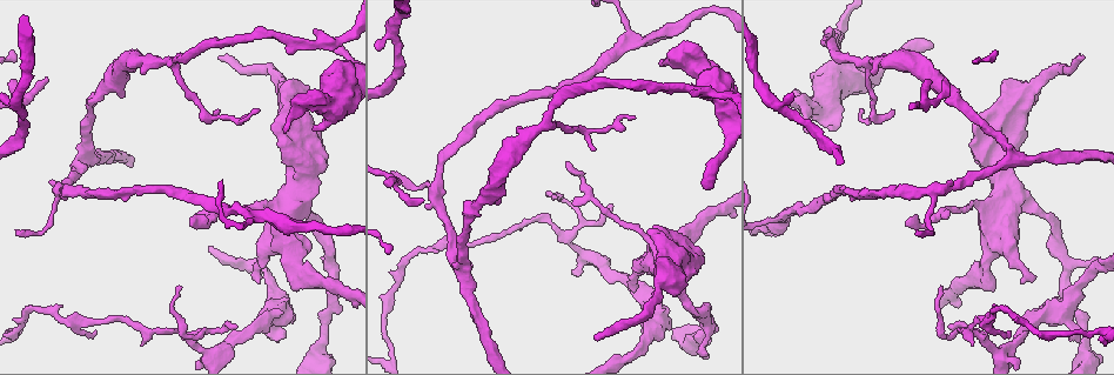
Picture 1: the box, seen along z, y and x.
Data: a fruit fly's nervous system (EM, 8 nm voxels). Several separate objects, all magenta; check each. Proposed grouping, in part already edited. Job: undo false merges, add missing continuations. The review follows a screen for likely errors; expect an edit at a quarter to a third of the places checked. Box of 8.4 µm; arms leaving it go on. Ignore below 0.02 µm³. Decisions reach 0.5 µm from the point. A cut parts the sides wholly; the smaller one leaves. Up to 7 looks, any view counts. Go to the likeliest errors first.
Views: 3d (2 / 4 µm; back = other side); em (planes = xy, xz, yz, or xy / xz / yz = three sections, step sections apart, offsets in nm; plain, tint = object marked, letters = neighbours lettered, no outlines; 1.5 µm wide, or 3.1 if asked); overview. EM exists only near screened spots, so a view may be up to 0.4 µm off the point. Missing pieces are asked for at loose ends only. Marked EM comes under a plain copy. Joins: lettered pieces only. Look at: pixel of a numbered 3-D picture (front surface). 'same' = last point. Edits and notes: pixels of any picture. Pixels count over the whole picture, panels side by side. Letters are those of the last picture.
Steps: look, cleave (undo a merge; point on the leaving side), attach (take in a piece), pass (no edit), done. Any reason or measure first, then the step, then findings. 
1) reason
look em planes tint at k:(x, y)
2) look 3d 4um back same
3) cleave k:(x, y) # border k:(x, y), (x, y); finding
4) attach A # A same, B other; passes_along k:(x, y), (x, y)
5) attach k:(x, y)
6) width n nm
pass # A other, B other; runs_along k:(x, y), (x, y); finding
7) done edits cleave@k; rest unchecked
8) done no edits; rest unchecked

free end
look em planes tint at 1:(1082, 58)

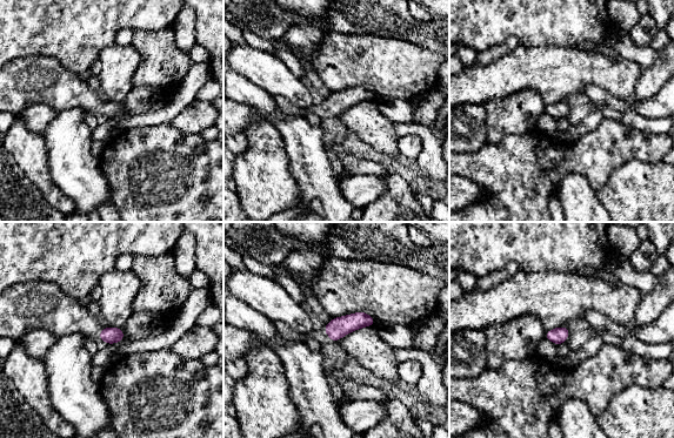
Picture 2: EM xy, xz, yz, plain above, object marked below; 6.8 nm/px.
what lies round it
look em planes letters same

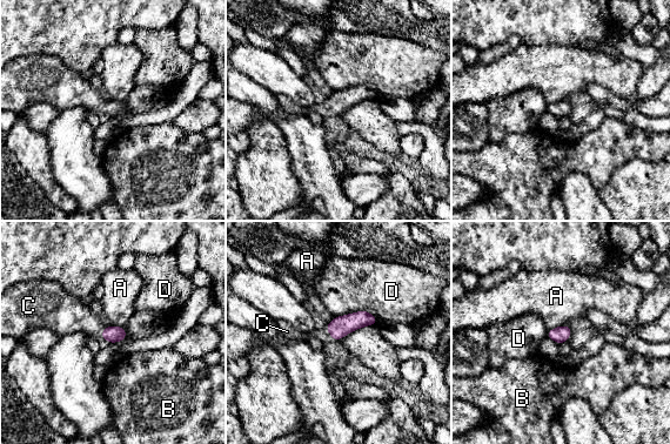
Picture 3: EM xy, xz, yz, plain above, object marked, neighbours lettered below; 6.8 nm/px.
attach 3:(292, 334) # A other, B other, C same, D other; passes_along 3:(341, 325), (328, 332), (292, 334); it goes on there

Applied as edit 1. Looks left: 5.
look overview

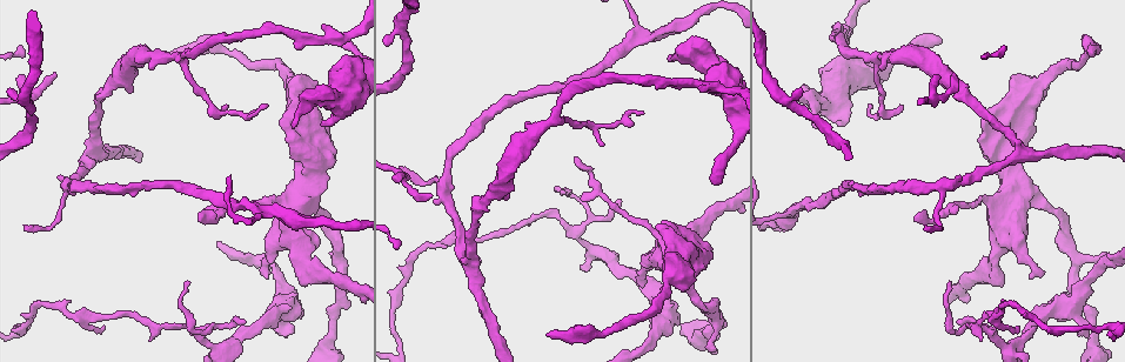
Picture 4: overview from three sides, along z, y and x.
long arm stops here
look em planes letters at 4:(715, 184)

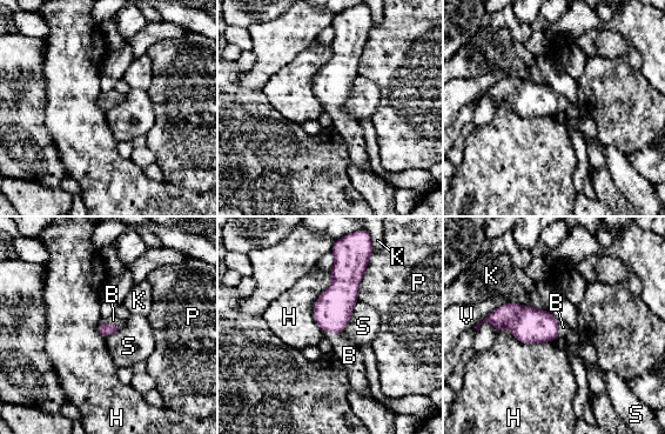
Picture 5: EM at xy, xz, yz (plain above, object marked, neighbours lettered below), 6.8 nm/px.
attach 5:(113, 320) # B same, H other, K other, P other, S other, V other; the neuron continues

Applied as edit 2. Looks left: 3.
an open end
look 3d 4um at 4:(670, 57)

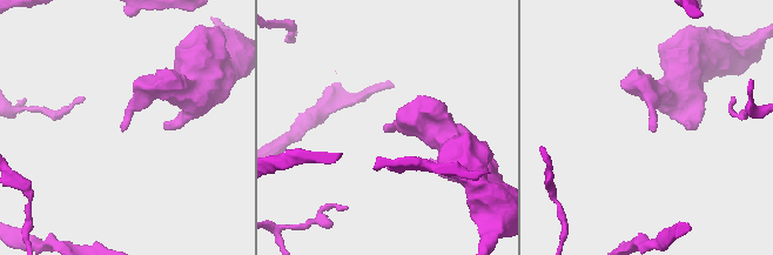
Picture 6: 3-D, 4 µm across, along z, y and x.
look em planes letters at 6:(386, 131)

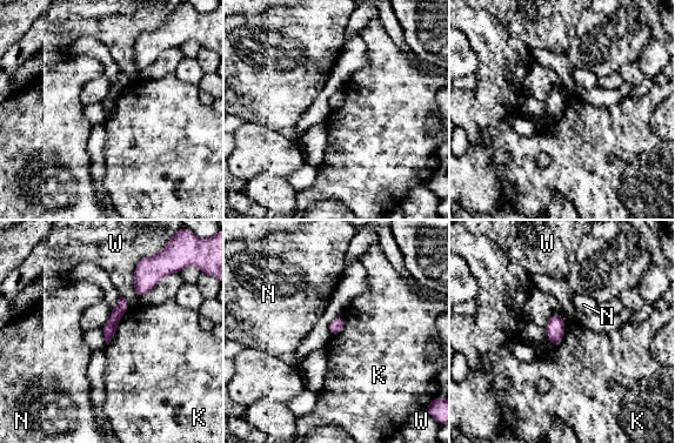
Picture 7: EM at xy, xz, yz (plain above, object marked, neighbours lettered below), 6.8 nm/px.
pass # K other, N other, W other; runs_along 7:(121, 300), (107, 339); none of them fits

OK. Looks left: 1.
done edits attach@3, attach@5; rest unchecked

